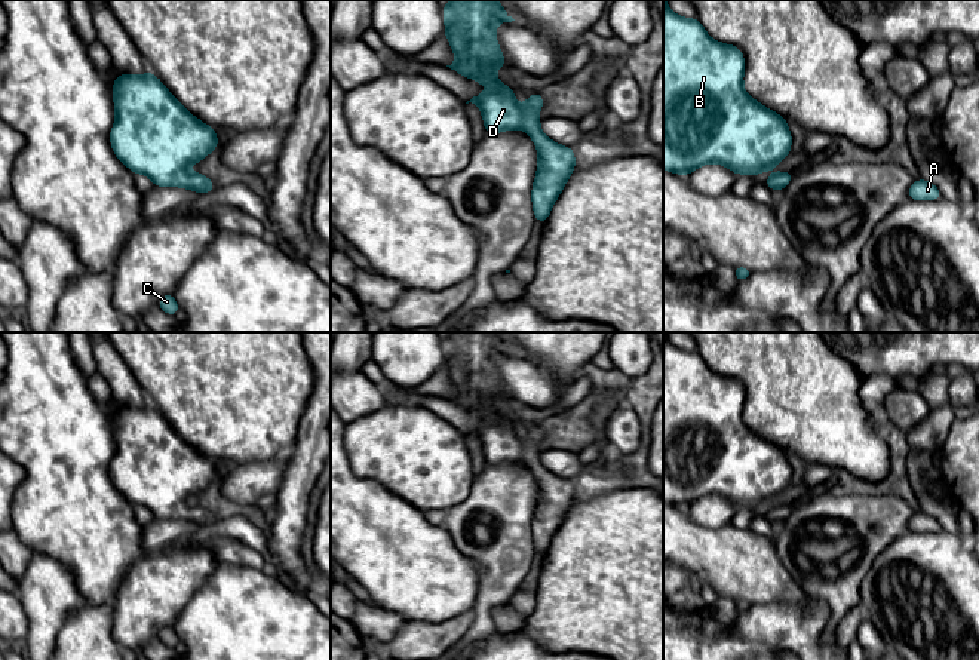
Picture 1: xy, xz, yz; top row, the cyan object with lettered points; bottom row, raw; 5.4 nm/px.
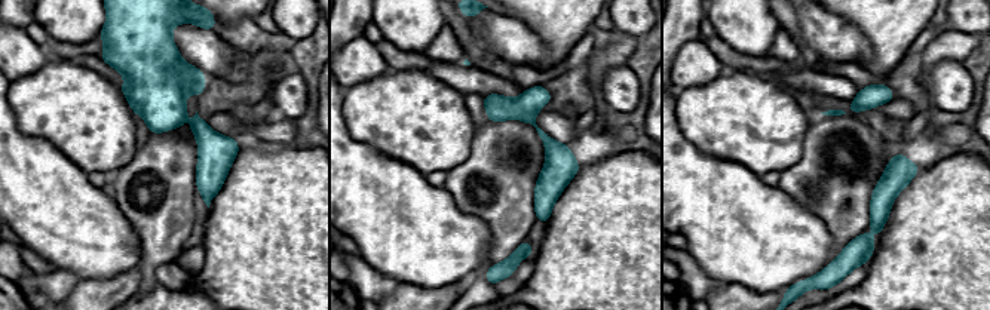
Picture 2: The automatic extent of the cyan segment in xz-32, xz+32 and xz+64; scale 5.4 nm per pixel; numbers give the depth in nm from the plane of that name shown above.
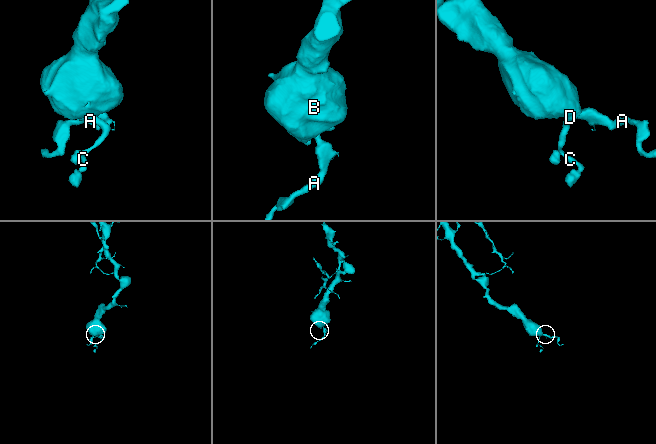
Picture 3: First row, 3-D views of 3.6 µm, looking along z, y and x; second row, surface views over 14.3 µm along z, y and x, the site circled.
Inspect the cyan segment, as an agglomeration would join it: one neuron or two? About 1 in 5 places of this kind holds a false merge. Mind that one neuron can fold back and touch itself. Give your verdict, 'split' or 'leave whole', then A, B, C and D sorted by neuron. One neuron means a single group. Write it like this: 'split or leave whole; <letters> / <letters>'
leave whole; A B C D

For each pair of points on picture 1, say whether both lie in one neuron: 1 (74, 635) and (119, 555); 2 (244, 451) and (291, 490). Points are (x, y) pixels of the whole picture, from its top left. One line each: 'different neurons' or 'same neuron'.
1: different neurons
2: different neurons

